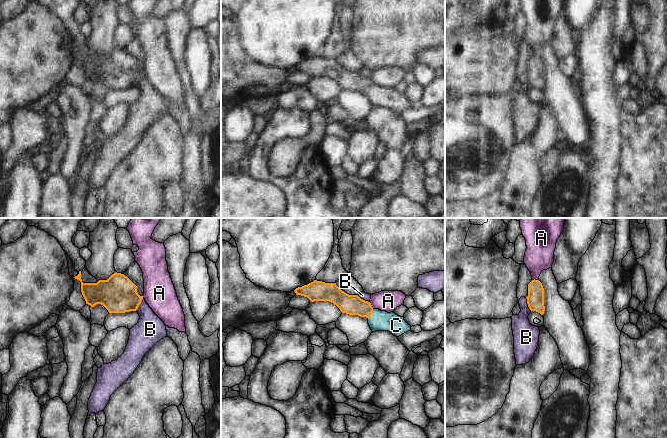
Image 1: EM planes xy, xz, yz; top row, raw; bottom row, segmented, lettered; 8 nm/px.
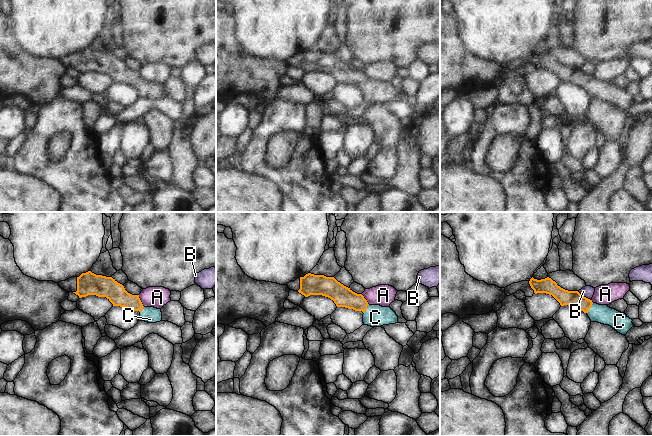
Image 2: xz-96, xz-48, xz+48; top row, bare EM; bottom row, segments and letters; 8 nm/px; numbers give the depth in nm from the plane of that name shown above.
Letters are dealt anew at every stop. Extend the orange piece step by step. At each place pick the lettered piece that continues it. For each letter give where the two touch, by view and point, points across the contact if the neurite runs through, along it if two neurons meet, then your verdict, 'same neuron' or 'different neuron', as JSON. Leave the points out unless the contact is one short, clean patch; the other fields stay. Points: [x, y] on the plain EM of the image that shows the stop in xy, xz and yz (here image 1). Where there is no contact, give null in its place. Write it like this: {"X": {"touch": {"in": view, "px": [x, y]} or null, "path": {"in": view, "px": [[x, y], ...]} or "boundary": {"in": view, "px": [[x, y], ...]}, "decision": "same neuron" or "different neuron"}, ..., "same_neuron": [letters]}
{"A": {"touch": {"in": "xz", "px": [371, 81]}, "boundary": {"in": "xz", "px": [[369, 78], [373, 84]]}, "decision": "different neuron"}, "B": {"touch": {"in": "xy", "px": [140, 79]}, "boundary": {"in": "xy", "px": [[143, 74], [135, 86]]}, "decision": "different neuron"}, "C": {"touch": {"in": "xz", "px": [371, 90]}, "path": {"in": "xz", "px": [[350, 80], [361, 83], [371, 90], [380, 96]]}, "decision": "same neuron"}, "same_neuron": ["C"]}

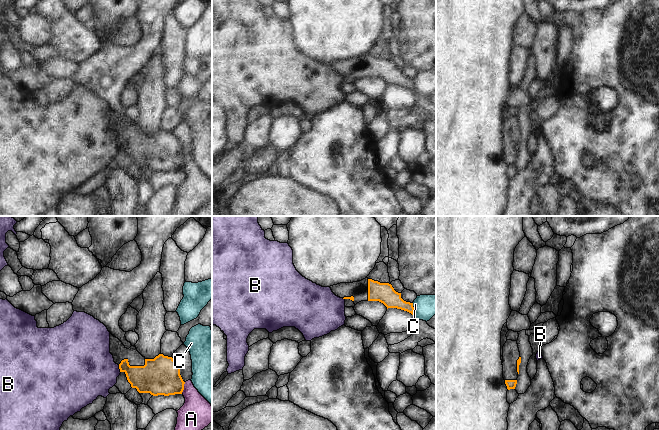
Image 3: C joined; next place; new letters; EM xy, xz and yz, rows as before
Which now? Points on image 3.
{"A": {"touch": {"in": "xy", "px": [183, 164]}, "boundary": {"in": "xy", "px": [[185, 158], [181, 169]]}, "decision": "different neuron"}, "B": {"touch": {"in": "xy", "px": [119, 144]}, "boundary": {"in": "xy", "px": [[118, 141], [120, 148]]}, "decision": "different neuron"}, "C": {"touch": {"in": "xz", "px": [413, 85]}, "boundary": {"in": "xz", "px": [[412, 79], [414, 90]]}, "decision": "different neuron"}, "same_neuron": []}

